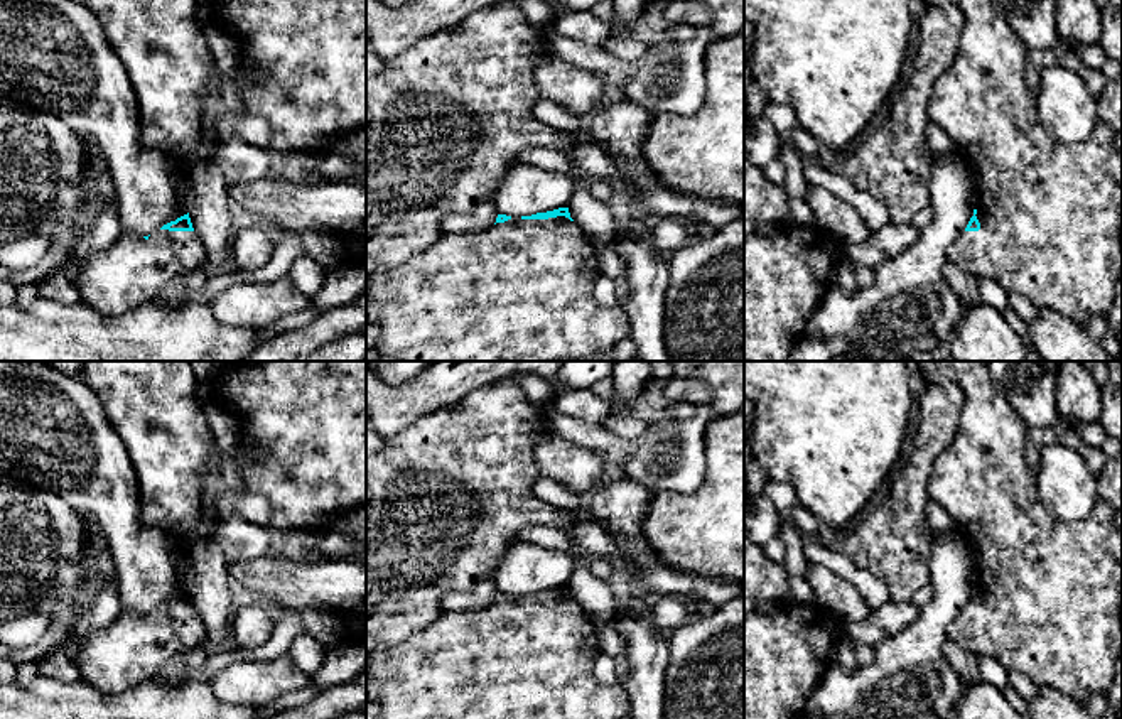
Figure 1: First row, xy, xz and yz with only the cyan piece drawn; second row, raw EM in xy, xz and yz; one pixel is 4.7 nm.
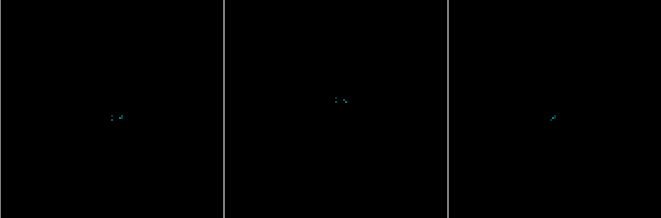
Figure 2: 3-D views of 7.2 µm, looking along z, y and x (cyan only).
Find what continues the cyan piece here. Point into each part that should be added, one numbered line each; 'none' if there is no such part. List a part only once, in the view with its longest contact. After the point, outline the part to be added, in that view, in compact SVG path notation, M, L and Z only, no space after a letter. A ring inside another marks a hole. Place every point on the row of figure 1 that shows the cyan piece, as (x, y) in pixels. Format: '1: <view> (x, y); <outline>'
1: xz (525, 289); M565 216L548 219L511 218L476 233L440 235L439 240L412 260L370 275L366 290L366 322L381 329L376 349L393 361L591 361L594 356L612 349L631 332L629 317L621 304L601 305L596 299L596 278L599 273L597 248L582 228Z

